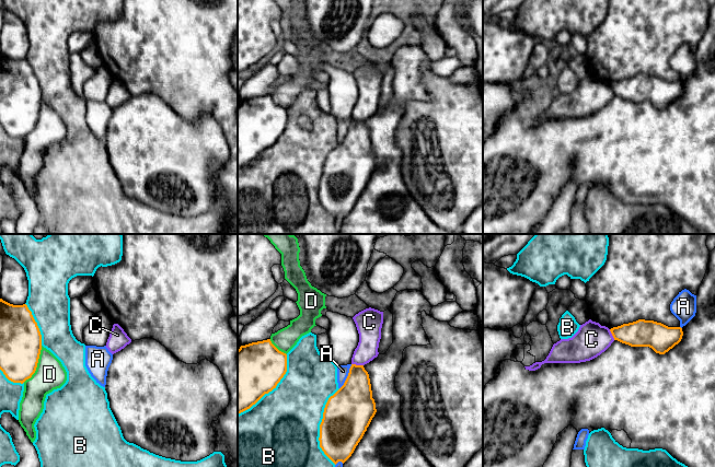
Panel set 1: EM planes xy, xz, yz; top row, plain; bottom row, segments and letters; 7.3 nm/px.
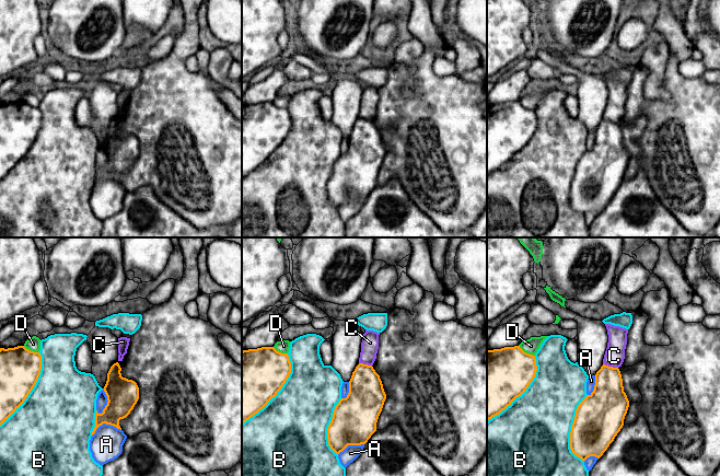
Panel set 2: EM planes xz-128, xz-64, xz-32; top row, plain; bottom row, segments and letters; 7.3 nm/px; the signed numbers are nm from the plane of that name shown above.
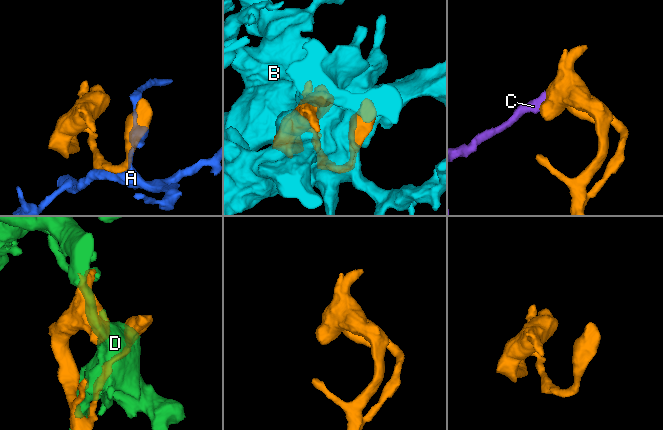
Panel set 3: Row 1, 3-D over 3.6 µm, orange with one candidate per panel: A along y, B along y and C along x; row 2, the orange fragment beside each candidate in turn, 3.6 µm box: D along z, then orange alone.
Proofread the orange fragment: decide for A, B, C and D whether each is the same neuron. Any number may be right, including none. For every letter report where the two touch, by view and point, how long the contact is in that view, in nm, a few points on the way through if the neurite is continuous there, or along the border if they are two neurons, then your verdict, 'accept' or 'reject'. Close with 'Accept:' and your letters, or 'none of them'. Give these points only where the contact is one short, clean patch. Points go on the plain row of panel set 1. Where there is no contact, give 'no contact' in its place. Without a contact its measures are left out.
A: meets orange in xz at (347, 131); contact 200 nm long; reject
B: meets orange in xz at (320, 181); contact 550 nm long; reject
C: meets orange in xz at (357, 120); contact 90 nm long; border along xz (352, 118), (362, 120); reject
D: meets orange in xy at (36, 120); contact 300 nm long; reject
Accept: none of them

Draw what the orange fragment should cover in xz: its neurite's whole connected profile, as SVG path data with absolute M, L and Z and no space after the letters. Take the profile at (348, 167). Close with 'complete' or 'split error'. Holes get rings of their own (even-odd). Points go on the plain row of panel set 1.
M351 119L344 140L328 153L320 179L320 202L336 220L351 211L377 167L364 120Z | complete

